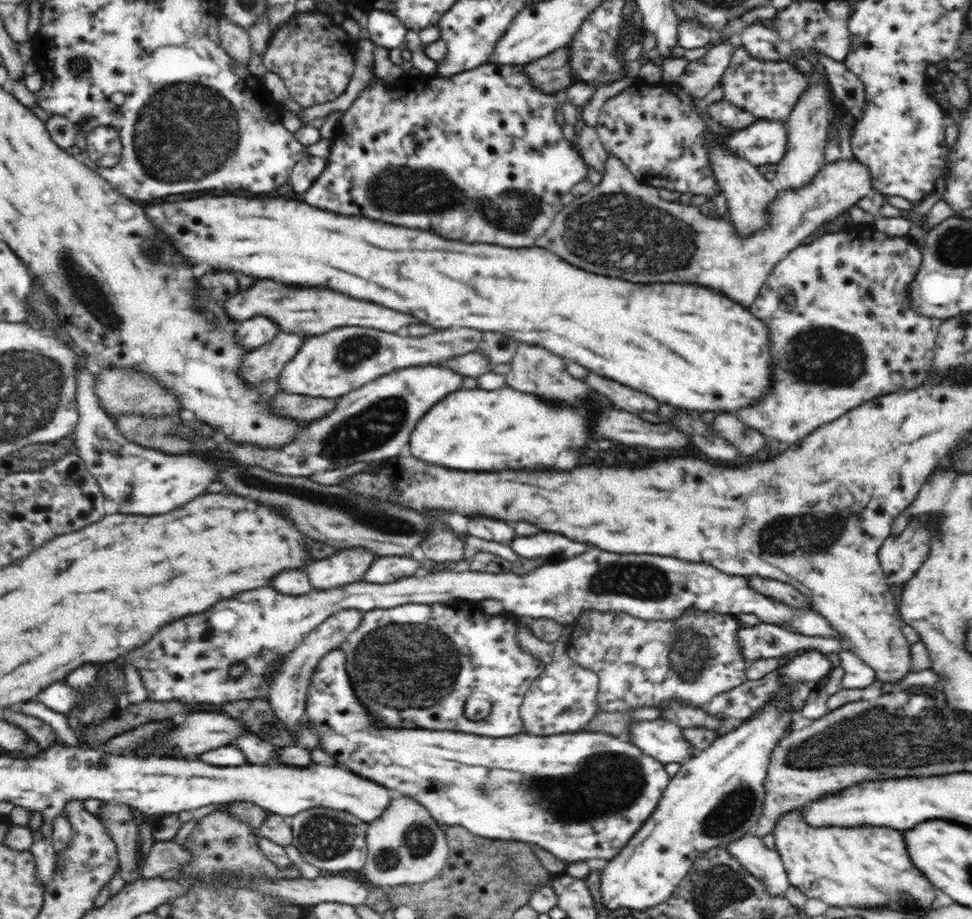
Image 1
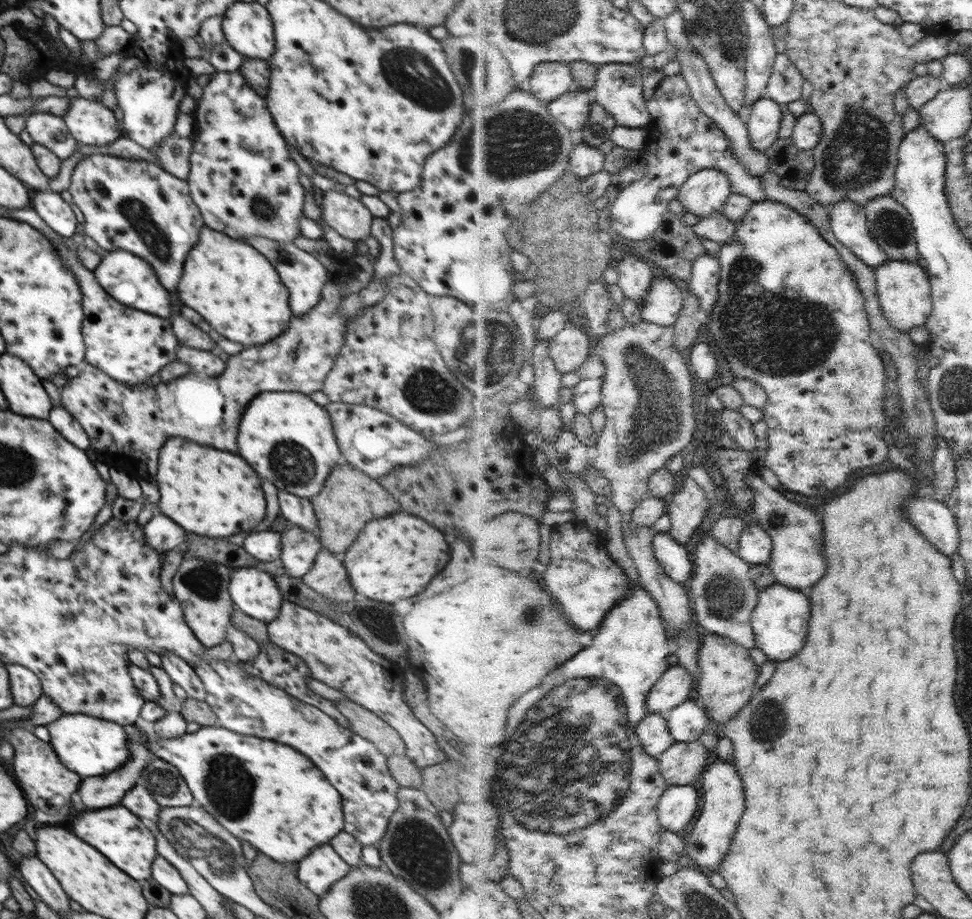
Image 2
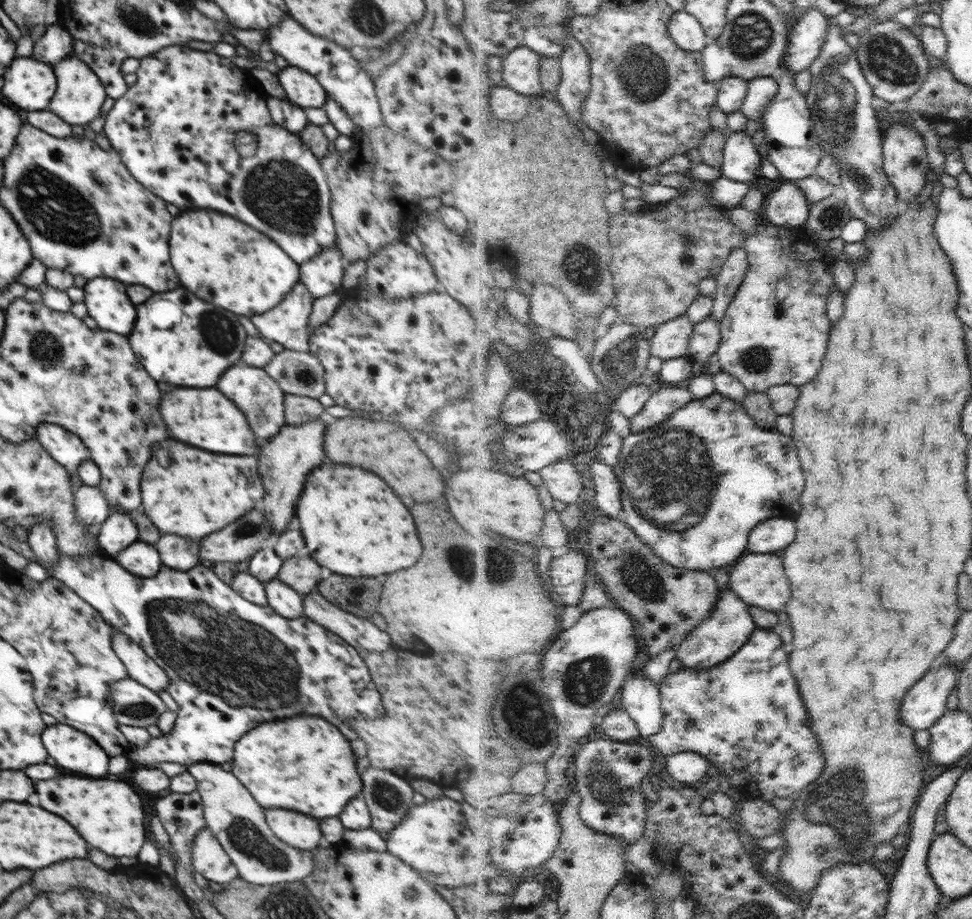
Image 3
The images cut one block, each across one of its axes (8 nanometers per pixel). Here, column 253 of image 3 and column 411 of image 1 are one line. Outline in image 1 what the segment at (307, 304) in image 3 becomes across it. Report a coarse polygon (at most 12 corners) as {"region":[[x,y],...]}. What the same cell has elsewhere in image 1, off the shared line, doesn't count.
{"region":[[258,280],[224,304],[308,337],[340,327],[398,332],[405,312],[326,288]]}

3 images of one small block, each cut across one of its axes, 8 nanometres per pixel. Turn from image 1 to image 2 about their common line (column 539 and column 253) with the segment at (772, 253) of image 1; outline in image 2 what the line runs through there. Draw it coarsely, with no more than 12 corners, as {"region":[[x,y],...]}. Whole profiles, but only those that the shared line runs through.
{"region":[[252,236],[290,290],[293,316],[318,304],[327,268],[293,242]]}

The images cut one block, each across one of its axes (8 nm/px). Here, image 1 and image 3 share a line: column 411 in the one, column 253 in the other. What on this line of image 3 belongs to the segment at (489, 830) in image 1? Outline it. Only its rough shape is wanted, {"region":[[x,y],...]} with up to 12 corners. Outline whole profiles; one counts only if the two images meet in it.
{"region":[[318,716],[246,732],[232,767],[262,808],[338,817],[363,789]]}

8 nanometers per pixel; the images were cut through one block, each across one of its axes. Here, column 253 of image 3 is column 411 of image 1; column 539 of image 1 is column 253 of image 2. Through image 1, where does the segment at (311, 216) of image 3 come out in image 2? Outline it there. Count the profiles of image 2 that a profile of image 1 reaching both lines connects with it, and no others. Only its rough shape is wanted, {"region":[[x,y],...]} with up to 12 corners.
{"region":[[238,71],[202,87],[187,177],[204,224],[302,235],[298,164]]}

